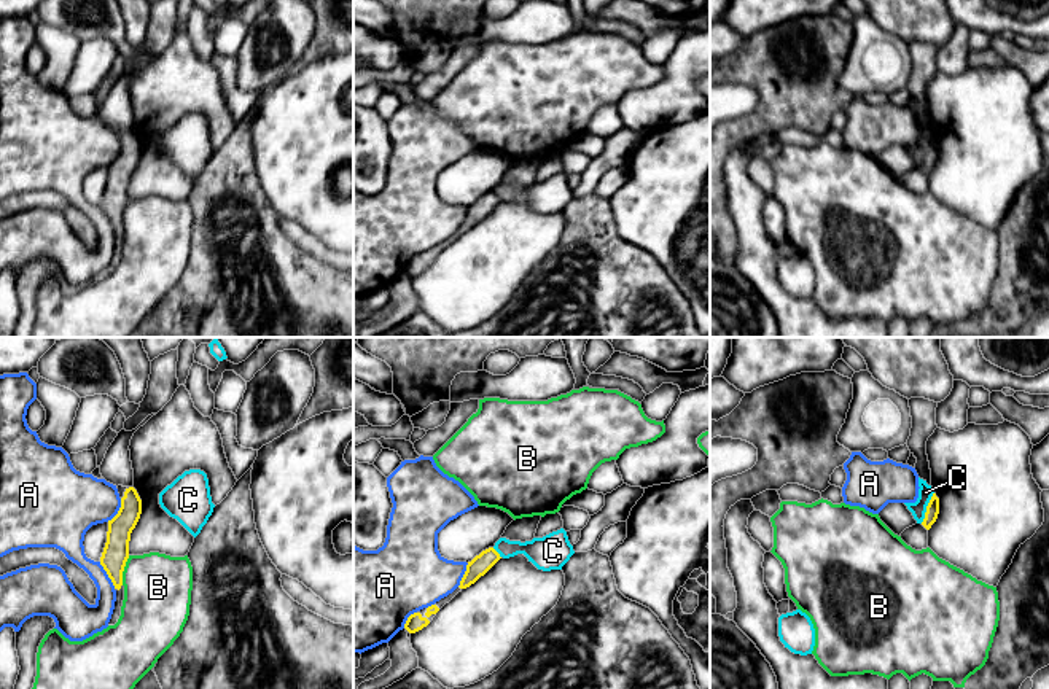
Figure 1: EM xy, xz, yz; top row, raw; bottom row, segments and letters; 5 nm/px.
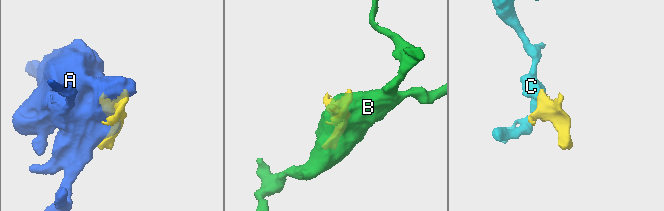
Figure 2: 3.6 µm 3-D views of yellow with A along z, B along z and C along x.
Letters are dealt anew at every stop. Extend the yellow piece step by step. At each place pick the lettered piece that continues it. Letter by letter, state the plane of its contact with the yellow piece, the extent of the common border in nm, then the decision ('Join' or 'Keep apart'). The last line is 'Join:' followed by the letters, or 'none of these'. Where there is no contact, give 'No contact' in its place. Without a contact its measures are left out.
A: Touches yellow in xy. Shared border 160 nm. Keep apart
B: Touches yellow in xy. Shared border 160 nm. Keep apart
C: Touches yellow in yz. Shared border 170 nm. Keep apart
Join: none of these

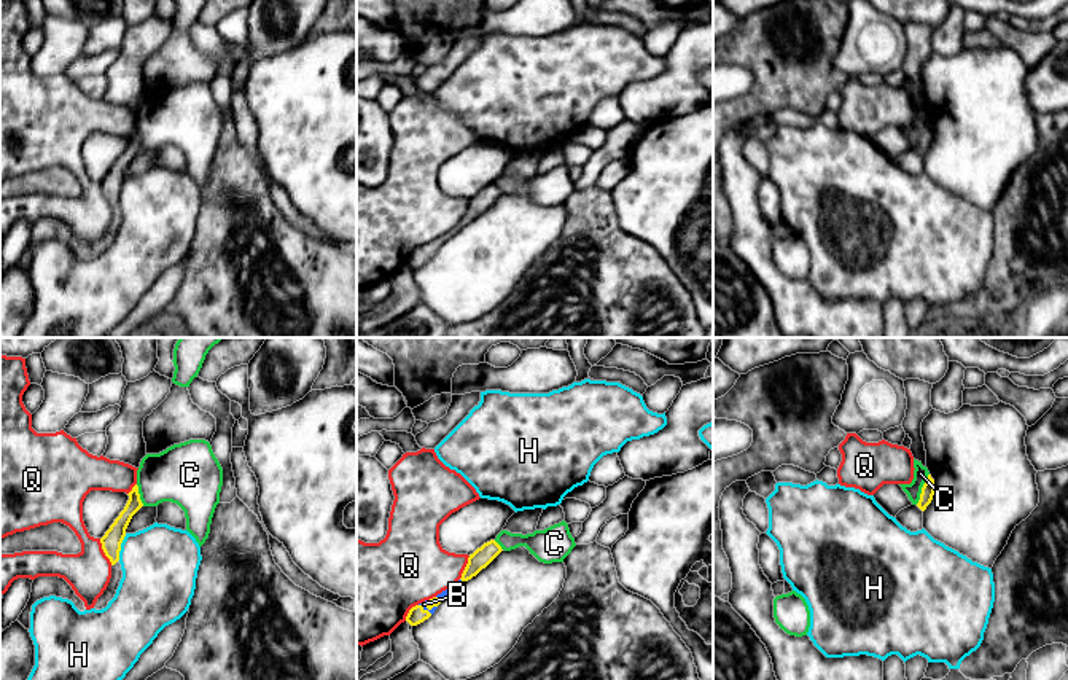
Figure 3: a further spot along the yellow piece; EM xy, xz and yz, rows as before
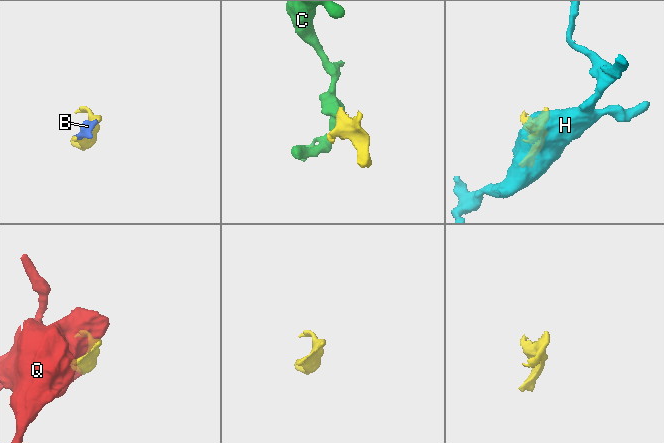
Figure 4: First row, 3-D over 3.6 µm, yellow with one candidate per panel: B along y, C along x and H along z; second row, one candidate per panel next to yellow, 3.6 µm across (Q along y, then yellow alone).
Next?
B: Touches yellow in xz. Shared border 100 nm. Join
C: Touches yellow in yz. Shared border 170 nm. Keep apart
H: Touches yellow in xy. Shared border 140 nm. Keep apart
Q: Touches yellow in xy. Shared border 150 nm. Keep apart
Join: B

